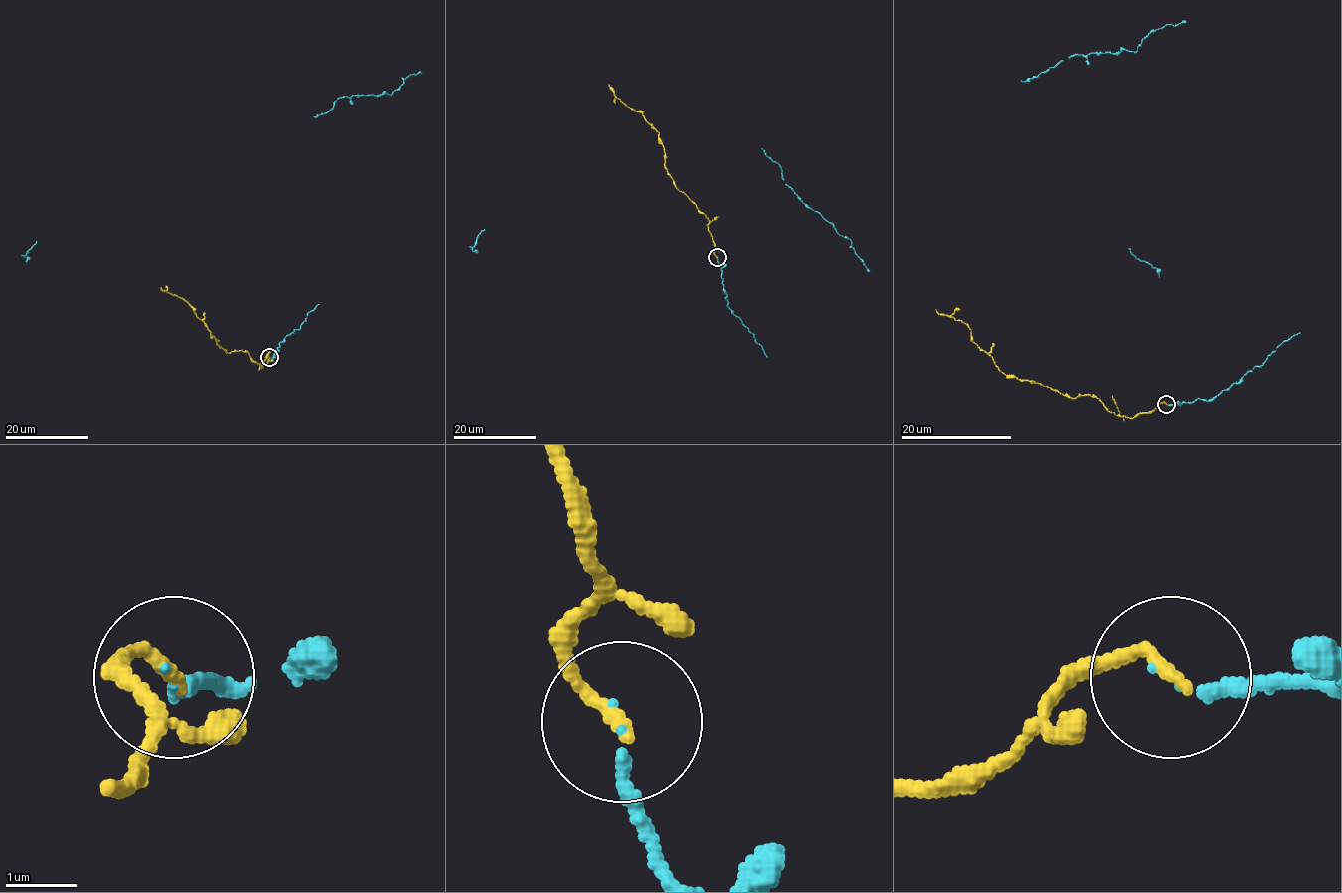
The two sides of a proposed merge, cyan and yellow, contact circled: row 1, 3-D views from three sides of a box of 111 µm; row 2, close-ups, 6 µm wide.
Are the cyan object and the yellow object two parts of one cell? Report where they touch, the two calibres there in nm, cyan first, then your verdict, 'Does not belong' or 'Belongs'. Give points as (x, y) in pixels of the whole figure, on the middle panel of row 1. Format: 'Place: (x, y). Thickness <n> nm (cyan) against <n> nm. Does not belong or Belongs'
Place: (717, 257). Thickness 170 nm (cyan) against 190 nm. Belongs

